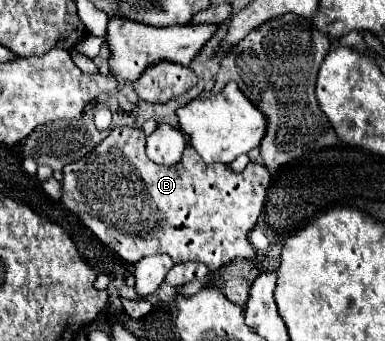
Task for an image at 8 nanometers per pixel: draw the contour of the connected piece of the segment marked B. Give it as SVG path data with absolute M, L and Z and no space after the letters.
M113 127L111 133L95 147L93 153L87 153L83 159L79 159L79 161L69 163L69 165L63 167L63 181L61 181L63 197L61 197L61 201L69 209L69 213L73 213L87 229L91 229L91 233L103 245L107 245L109 249L113 249L127 263L137 263L139 259L143 259L147 255L167 253L175 263L199 261L199 263L205 263L211 271L217 271L219 267L229 265L233 259L255 259L257 257L257 253L255 253L253 245L249 243L247 235L249 235L251 227L257 223L257 217L261 215L261 209L263 209L263 203L265 203L265 195L267 195L269 183L271 183L271 173L269 173L269 169L263 163L249 163L243 169L243 173L235 173L229 165L223 165L223 163L213 163L213 165L203 163L203 159L197 155L197 151L193 151L191 143L185 145L185 151L183 151L183 157L181 157L179 163L175 163L175 165L157 165L157 163L153 163L145 155L145 133L143 133L143 129L137 129L137 127Z

